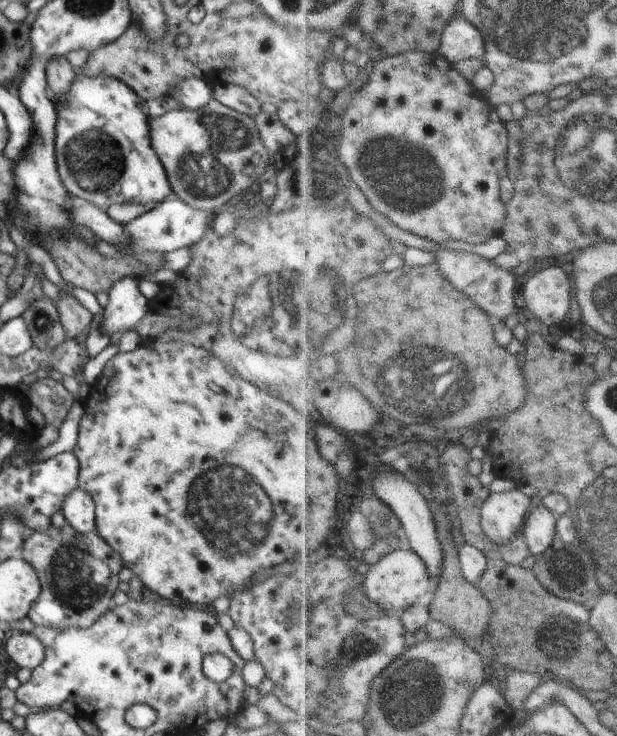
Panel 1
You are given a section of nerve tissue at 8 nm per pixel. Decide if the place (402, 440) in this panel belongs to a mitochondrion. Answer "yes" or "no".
yes

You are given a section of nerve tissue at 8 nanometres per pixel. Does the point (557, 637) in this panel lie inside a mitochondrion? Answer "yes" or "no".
yes

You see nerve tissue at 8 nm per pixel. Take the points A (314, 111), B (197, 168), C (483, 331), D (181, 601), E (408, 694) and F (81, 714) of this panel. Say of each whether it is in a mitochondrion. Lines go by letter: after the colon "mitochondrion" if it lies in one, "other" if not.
A: other
B: mitochondrion
C: other
D: other
E: mitochondrion
F: other

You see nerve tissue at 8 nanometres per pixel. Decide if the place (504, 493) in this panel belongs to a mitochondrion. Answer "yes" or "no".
no

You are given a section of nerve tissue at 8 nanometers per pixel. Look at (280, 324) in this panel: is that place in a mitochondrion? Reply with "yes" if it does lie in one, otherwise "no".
yes

